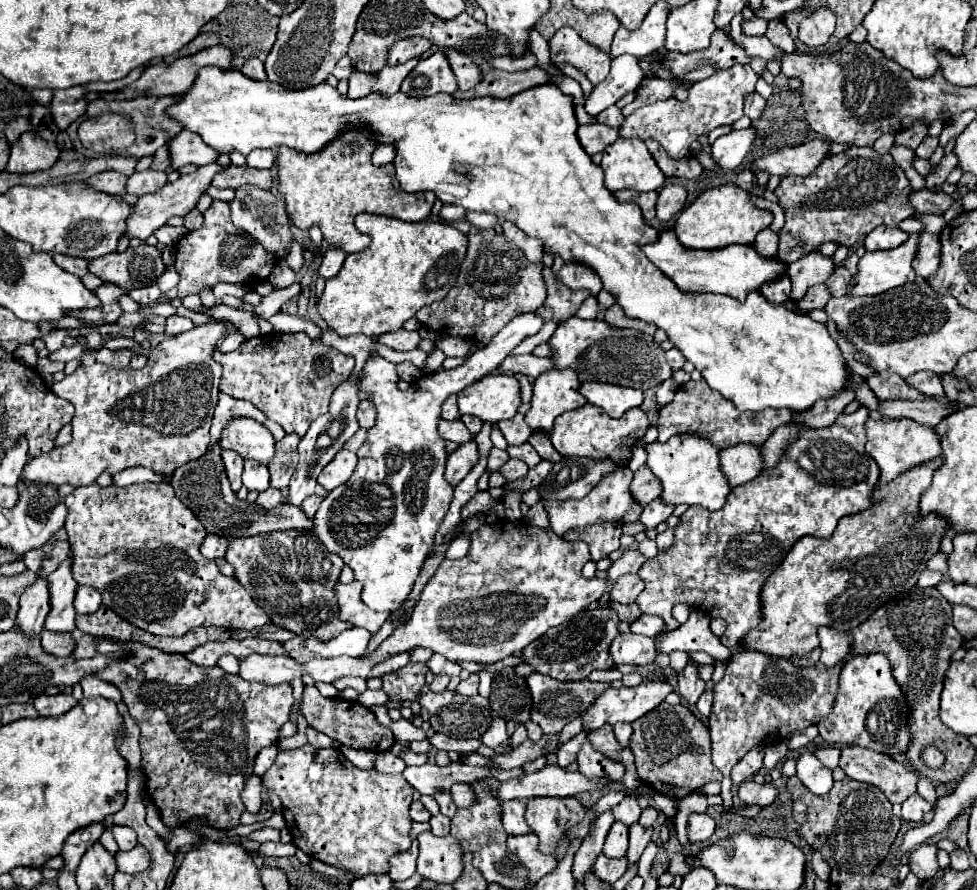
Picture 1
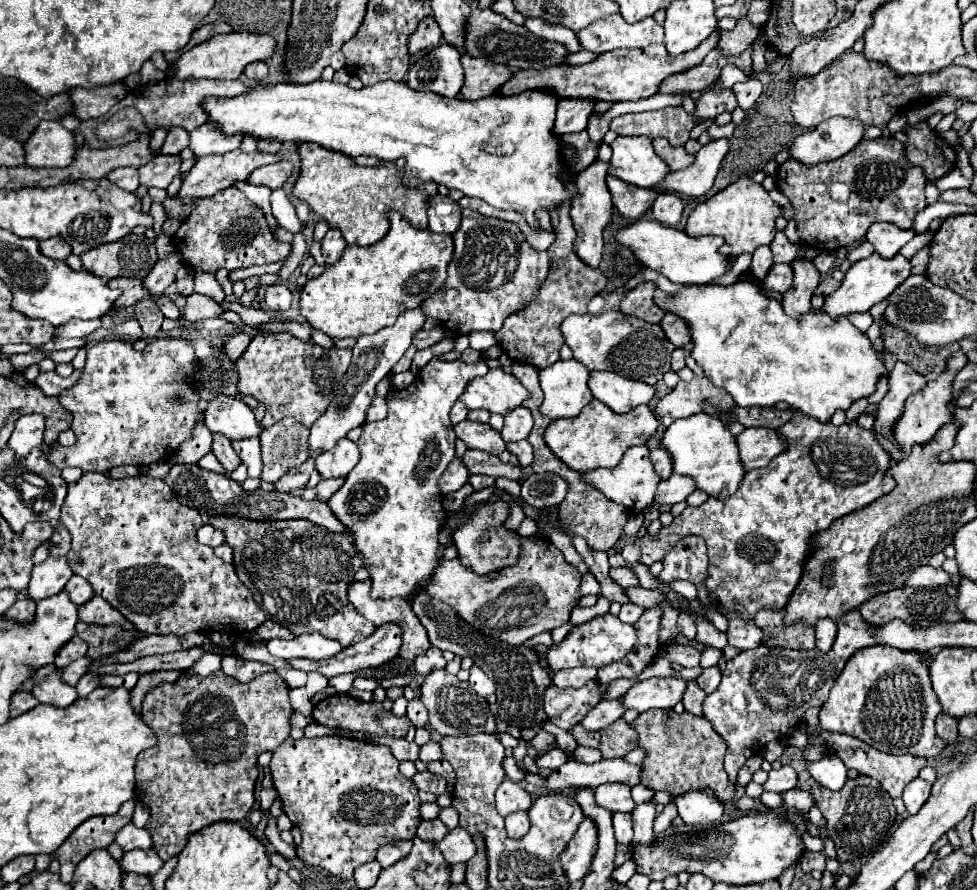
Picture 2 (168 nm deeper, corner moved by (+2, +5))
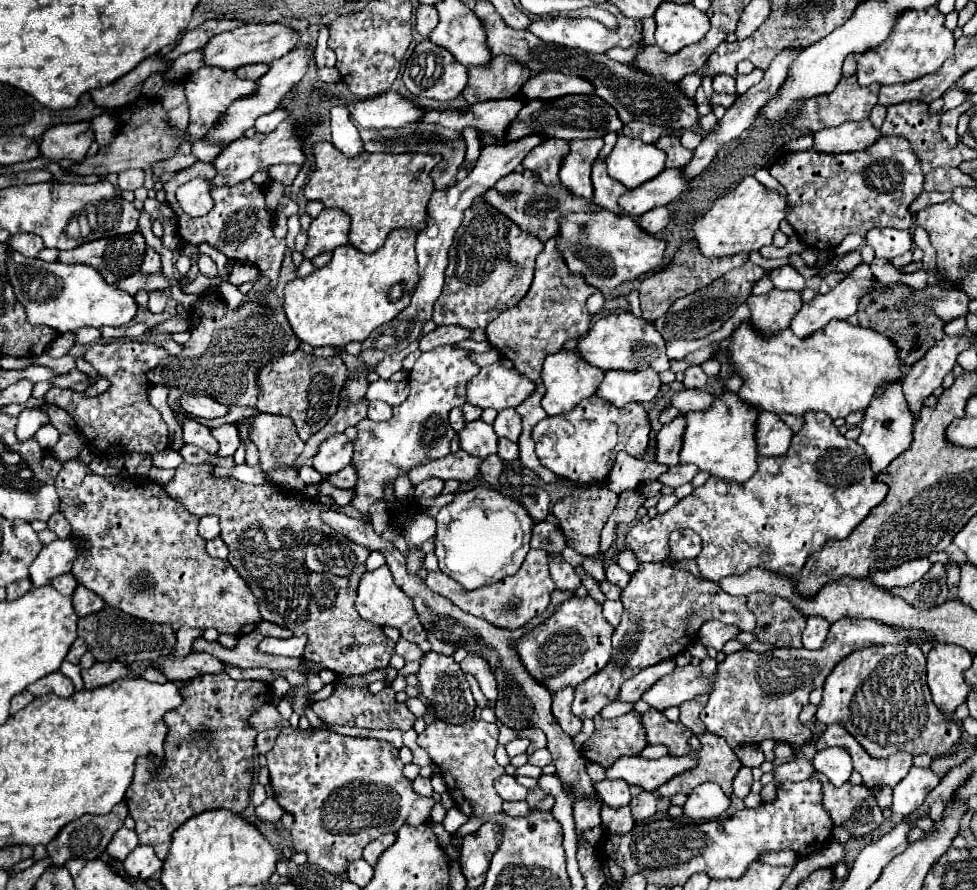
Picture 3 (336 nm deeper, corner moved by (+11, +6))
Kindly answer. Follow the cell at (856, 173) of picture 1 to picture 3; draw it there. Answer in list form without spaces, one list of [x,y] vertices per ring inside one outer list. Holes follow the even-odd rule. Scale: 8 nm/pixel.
[[[883,137],[857,153],[825,155],[819,151],[783,153],[769,169],[787,191],[791,211],[787,221],[803,243],[817,251],[835,249],[847,235],[867,235],[875,227],[909,229],[913,215],[909,205],[923,191],[923,171],[907,139]]]

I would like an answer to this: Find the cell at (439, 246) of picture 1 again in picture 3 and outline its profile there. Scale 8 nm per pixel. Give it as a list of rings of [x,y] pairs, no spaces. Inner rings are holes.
[[[397,229],[389,235],[387,243],[371,253],[365,255],[357,251],[355,247],[343,245],[333,251],[333,259],[329,265],[315,269],[307,277],[297,277],[287,283],[285,287],[285,315],[295,331],[295,335],[303,341],[309,343],[311,347],[341,347],[351,341],[365,341],[379,325],[389,323],[389,319],[397,317],[407,305],[409,305],[409,295],[413,293],[417,285],[417,259],[415,259],[415,239],[417,231],[415,229]]]

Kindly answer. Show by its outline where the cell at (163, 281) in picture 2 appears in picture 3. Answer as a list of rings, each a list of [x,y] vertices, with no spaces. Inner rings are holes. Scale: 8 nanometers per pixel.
[[[147,247],[145,259],[143,259],[143,263],[141,263],[141,271],[143,271],[145,275],[153,275],[153,273],[159,273],[159,271],[161,271],[161,257],[159,257],[159,253],[157,253],[155,249]]]

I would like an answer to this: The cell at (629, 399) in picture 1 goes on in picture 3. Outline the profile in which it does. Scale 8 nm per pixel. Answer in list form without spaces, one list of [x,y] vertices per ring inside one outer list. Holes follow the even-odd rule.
[[[607,371],[603,383],[599,385],[597,395],[611,401],[617,407],[623,407],[631,401],[647,403],[657,397],[661,389],[659,375],[649,371]]]

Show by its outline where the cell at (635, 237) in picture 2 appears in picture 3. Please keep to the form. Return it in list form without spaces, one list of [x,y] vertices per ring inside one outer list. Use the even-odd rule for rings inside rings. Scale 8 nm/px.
[[[609,211],[599,213],[571,213],[559,223],[557,247],[569,271],[583,275],[585,283],[595,289],[615,289],[623,281],[633,281],[653,271],[665,253],[665,241],[641,231],[629,215]]]

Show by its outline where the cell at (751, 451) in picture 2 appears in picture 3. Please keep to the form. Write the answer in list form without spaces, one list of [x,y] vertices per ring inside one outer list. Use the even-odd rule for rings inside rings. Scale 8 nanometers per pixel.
[[[761,411],[757,423],[757,449],[759,455],[781,455],[789,449],[793,431],[771,411]]]

